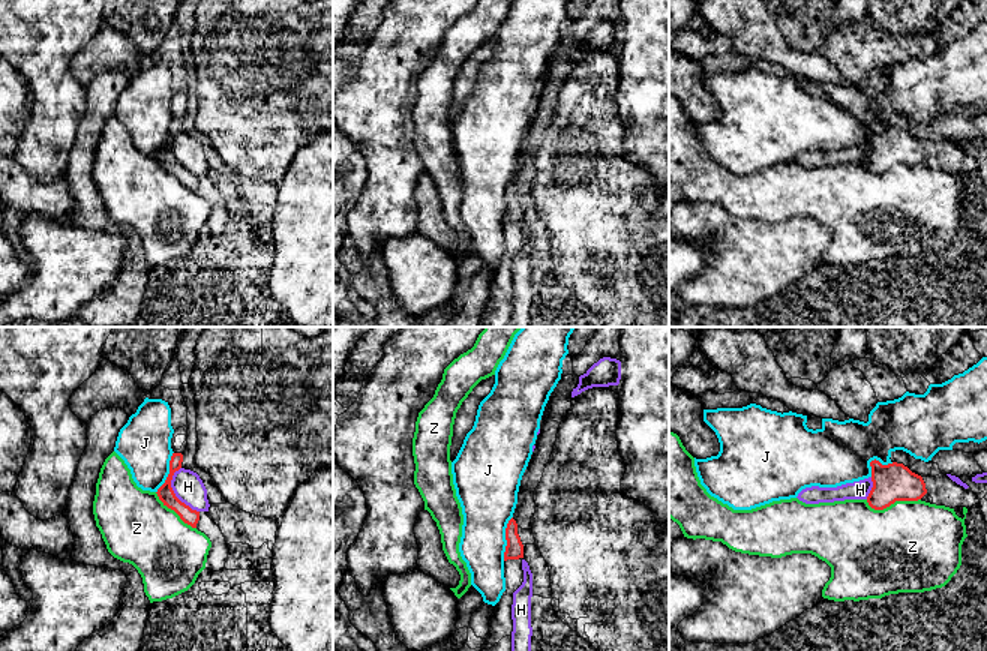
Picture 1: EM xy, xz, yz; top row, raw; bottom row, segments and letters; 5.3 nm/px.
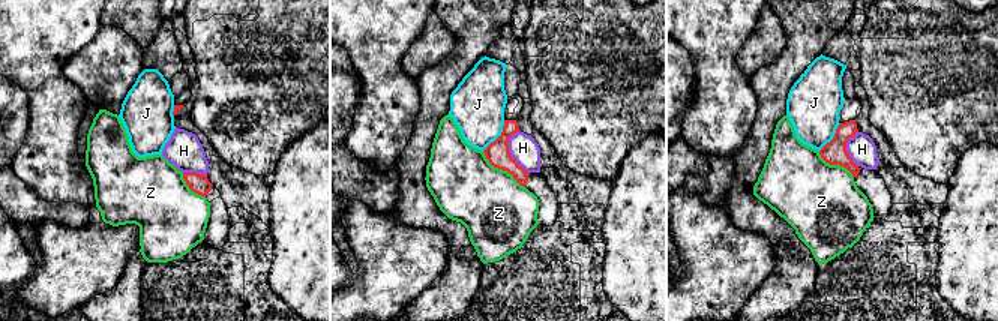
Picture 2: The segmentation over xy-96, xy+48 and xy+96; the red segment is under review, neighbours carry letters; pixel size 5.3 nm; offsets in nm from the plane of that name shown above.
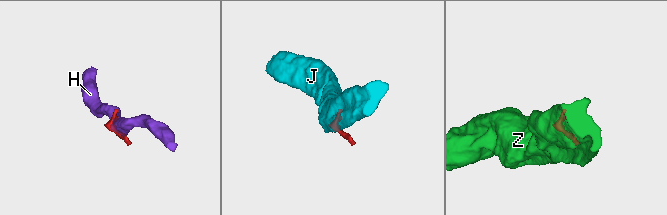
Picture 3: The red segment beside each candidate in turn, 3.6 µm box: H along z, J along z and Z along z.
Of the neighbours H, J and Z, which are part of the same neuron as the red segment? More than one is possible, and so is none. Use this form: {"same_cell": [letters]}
{"same_cell": []}

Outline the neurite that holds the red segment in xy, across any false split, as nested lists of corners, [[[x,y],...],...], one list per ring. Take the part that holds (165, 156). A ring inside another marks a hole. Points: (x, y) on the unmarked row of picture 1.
[[[172,117],[170,124],[170,138],[156,158],[159,164],[164,166],[164,170],[174,174],[184,188],[190,189],[192,192],[196,192],[210,202],[212,212],[207,219],[206,232],[219,236],[225,231],[230,216],[220,192],[214,188],[208,176],[192,174],[189,170],[186,170],[176,160],[171,152],[172,140],[176,135],[182,132],[182,126],[183,126],[183,118]]]

